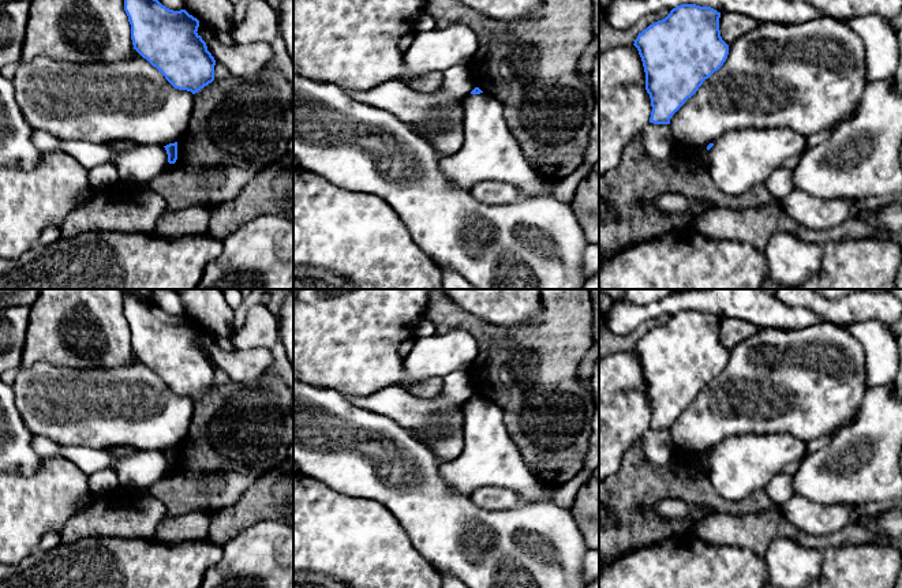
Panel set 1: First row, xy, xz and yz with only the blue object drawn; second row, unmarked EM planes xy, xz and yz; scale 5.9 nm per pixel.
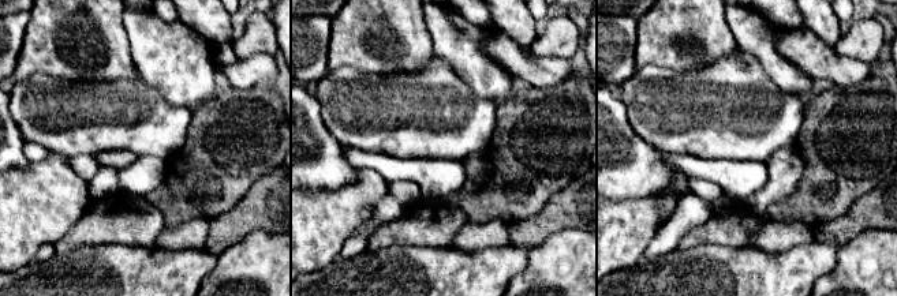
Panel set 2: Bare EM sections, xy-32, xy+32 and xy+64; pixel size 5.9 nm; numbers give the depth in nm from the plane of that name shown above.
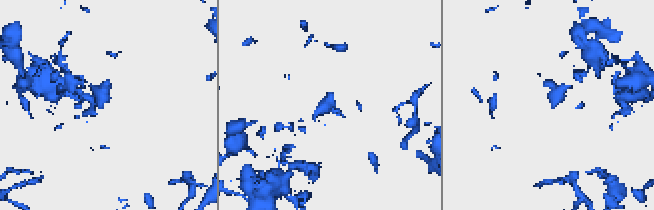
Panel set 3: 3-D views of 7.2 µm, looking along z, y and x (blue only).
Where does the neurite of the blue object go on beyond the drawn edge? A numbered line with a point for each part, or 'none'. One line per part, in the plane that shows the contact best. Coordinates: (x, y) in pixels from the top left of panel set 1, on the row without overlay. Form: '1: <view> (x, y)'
1: xz (489, 457)

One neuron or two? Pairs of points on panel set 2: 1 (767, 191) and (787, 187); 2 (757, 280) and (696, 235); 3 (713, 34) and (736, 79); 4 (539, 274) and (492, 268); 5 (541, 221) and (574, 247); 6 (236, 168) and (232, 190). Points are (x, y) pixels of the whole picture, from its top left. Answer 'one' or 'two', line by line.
1: one
2: two
3: two
4: two
5: two
6: one

